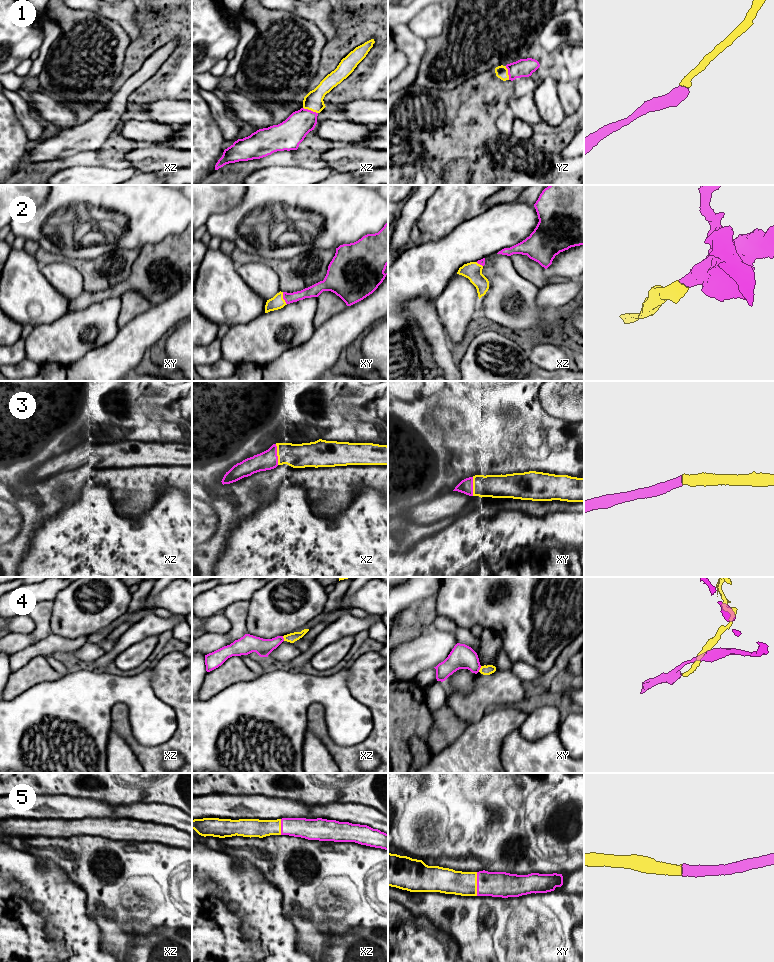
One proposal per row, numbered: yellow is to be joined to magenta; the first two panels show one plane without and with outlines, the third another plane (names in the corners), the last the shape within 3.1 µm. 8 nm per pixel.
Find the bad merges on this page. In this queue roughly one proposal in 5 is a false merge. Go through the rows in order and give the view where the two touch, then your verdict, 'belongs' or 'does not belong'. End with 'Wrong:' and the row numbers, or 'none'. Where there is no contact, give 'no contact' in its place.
1: contact in xz; belongs
2: contact in xy; belongs
3: contact in xz; belongs
4: contact in xy; does not belong
5: contact in xy; belongs
Wrong: 4

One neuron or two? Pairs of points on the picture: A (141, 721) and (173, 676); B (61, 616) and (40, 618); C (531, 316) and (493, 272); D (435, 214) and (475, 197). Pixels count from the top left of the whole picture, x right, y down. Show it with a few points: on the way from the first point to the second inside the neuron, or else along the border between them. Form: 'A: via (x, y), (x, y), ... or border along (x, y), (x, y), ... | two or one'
A: border along (152, 674), (154, 693), (175, 713) | two
B: border along (53, 602), (49, 623), (50, 633) | two
C: via (522, 305), (508, 292), (504, 283) | one
D: via (445, 210), (459, 197), (465, 197) | one

